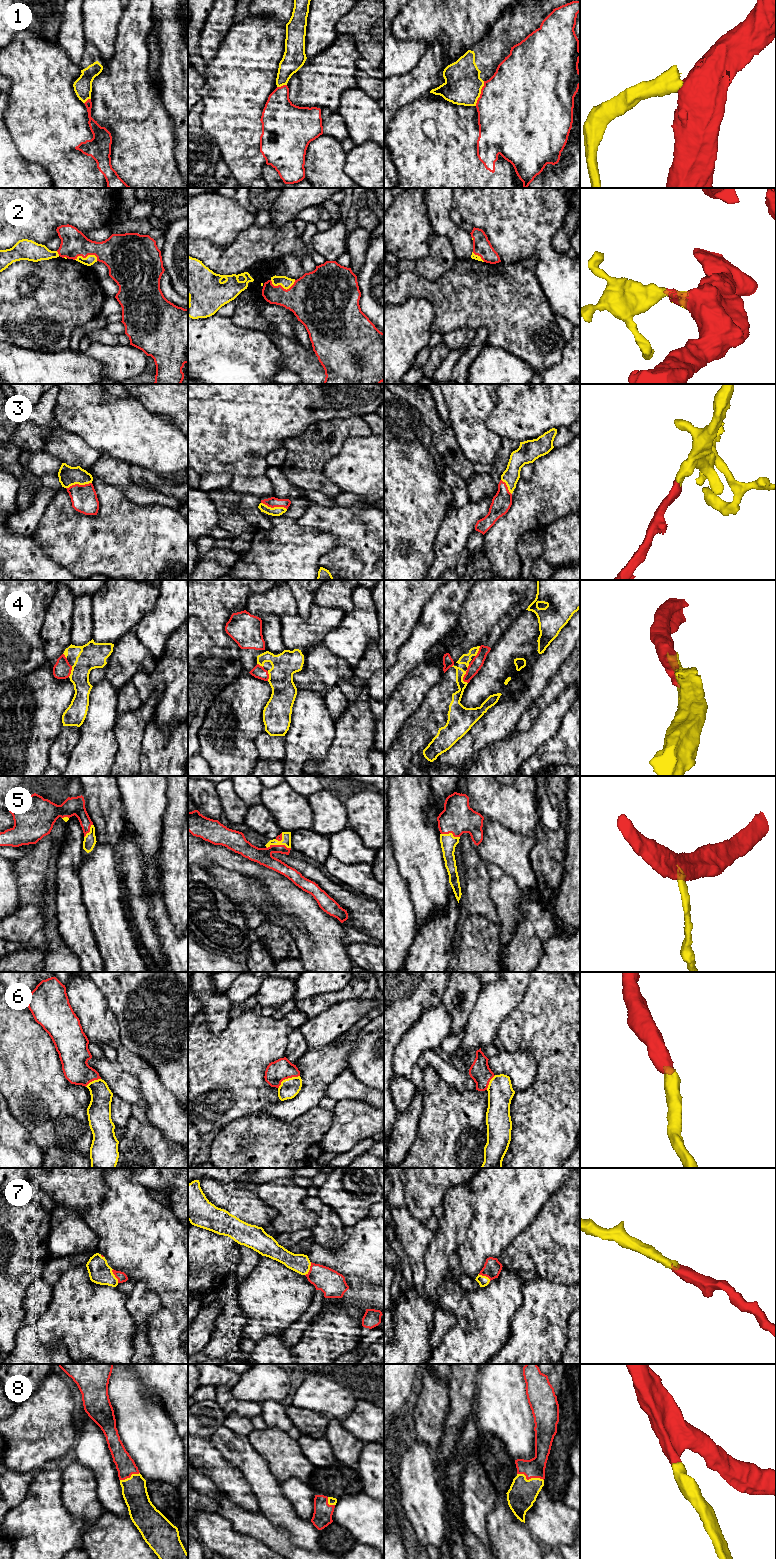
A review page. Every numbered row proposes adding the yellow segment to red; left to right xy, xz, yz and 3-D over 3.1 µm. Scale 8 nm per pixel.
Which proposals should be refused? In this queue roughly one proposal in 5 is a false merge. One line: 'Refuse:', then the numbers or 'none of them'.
Refuse: 1, 4

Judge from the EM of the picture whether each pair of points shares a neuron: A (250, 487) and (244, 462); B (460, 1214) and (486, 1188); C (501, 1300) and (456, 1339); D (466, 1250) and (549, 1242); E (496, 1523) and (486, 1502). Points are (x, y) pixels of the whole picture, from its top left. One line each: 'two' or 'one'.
A: two
B: two
C: one
D: two
E: two

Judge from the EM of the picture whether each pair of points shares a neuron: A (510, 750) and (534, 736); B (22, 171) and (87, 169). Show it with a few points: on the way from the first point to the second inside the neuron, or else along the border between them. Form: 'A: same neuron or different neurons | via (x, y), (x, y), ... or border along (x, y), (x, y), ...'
A: same neuron | via (516, 748), (528, 741)
B: different neurons | border along (25, 159), (31, 163), (40, 164), (51, 177)

